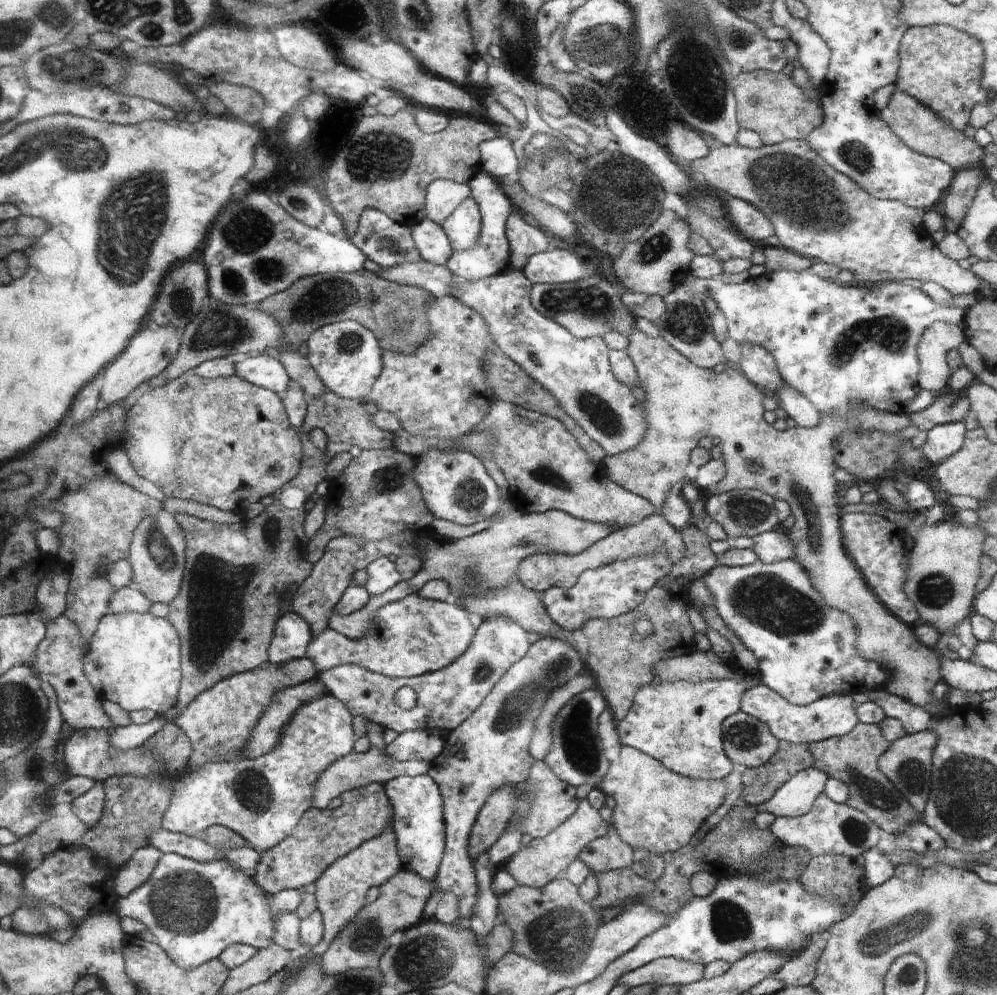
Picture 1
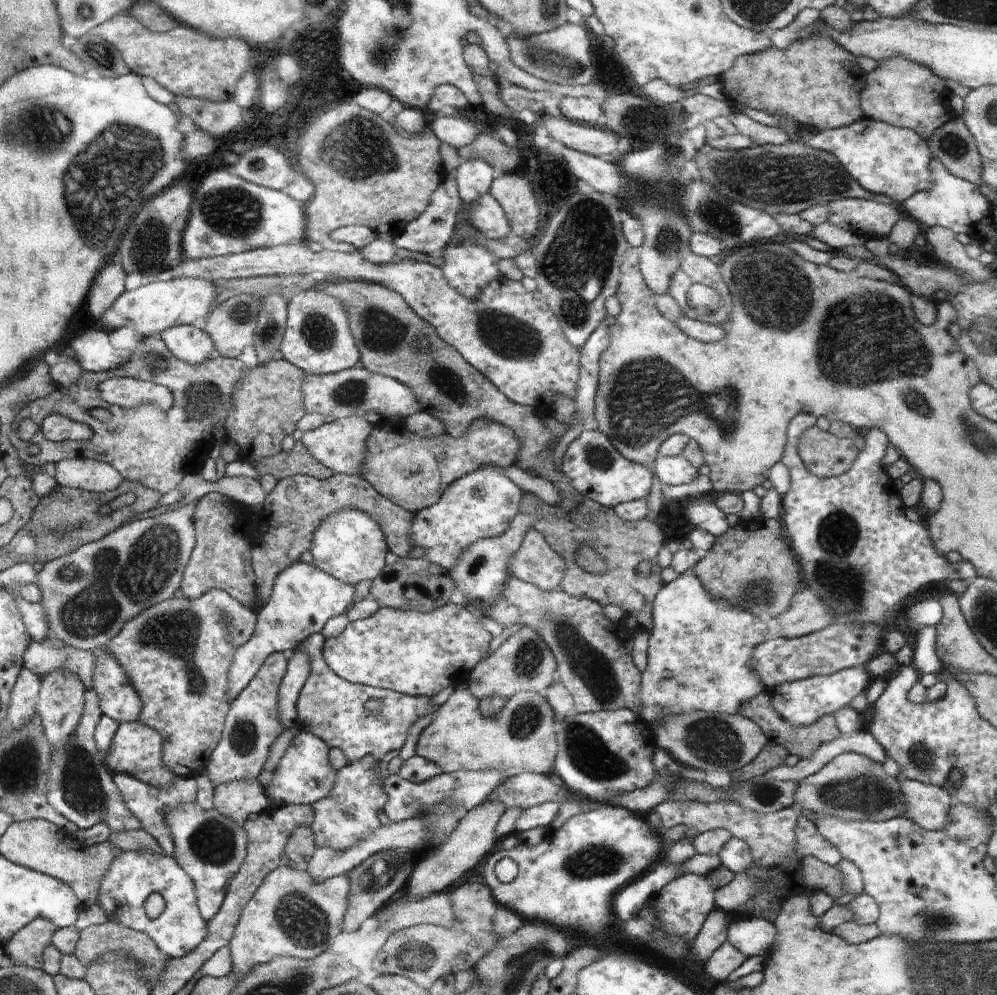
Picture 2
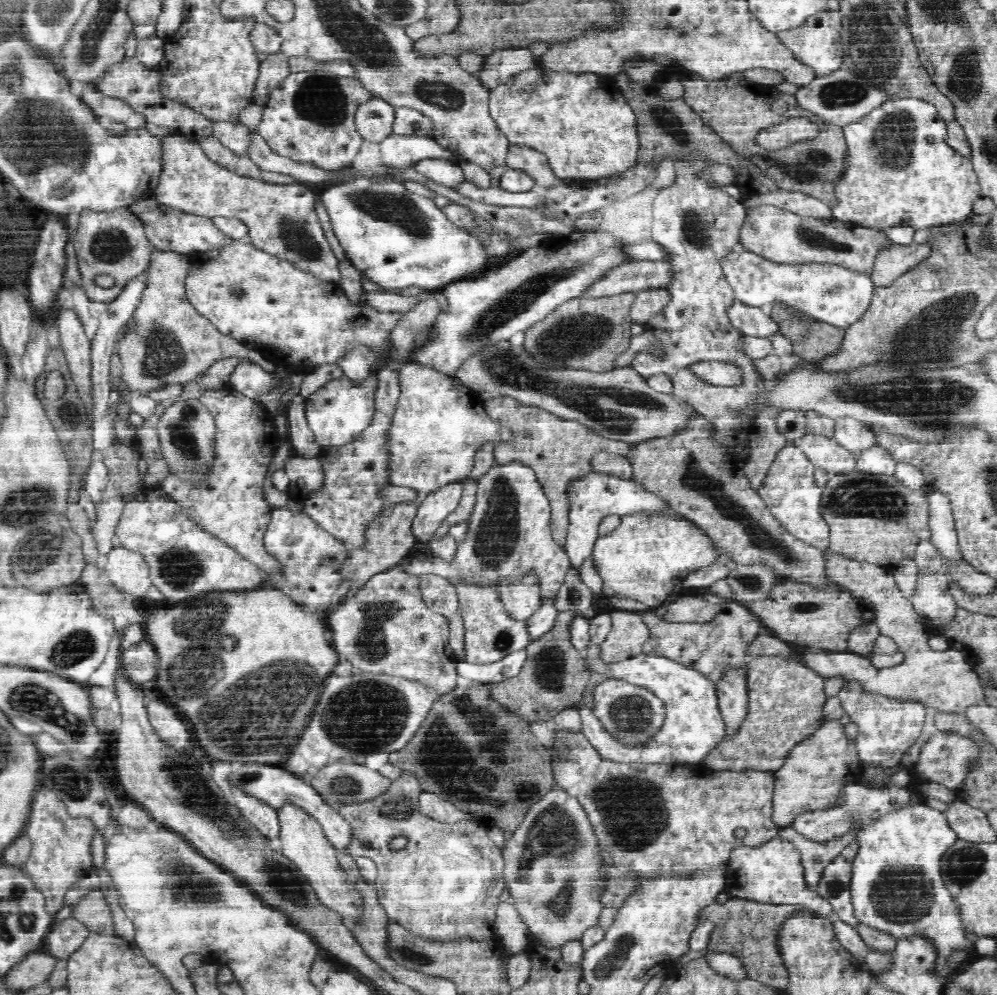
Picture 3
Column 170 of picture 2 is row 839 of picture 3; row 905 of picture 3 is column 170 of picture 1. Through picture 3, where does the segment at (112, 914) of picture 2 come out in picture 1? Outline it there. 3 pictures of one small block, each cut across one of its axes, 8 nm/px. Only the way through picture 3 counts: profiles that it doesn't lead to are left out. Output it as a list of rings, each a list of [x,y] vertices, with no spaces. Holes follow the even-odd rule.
[[[164,853],[155,874],[132,895],[120,898],[113,905],[112,912],[122,918],[132,918],[142,922],[147,930],[158,938],[159,944],[171,958],[186,969],[200,969],[208,962],[221,959],[223,953],[236,943],[252,946],[257,951],[274,944],[278,930],[279,914],[296,911],[302,902],[298,890],[286,890],[268,896],[260,890],[252,876],[226,857],[220,861],[202,863],[177,853]]]

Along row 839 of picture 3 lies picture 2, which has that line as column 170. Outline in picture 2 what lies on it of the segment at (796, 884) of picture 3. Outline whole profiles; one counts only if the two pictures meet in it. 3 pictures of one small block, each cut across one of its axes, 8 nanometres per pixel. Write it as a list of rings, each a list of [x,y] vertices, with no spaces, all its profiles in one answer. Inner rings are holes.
[[[142,721],[122,723],[116,738],[114,738],[110,756],[107,756],[109,768],[115,775],[130,774],[152,786],[176,784],[176,780],[182,780],[182,776],[174,774],[164,762],[164,737],[156,728],[144,724]]]

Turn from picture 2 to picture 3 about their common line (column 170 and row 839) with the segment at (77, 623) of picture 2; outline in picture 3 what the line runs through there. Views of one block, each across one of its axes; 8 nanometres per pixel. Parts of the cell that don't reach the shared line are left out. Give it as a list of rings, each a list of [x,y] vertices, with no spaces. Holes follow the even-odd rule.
[[[555,786],[548,794],[528,806],[512,838],[501,849],[505,860],[502,880],[510,898],[497,907],[493,932],[505,952],[511,955],[523,953],[530,933],[538,936],[546,946],[561,948],[566,941],[578,939],[586,928],[599,921],[604,907],[602,898],[605,898],[610,882],[608,865],[600,854],[600,848],[601,841],[583,806],[578,799],[569,797],[558,787]]]

